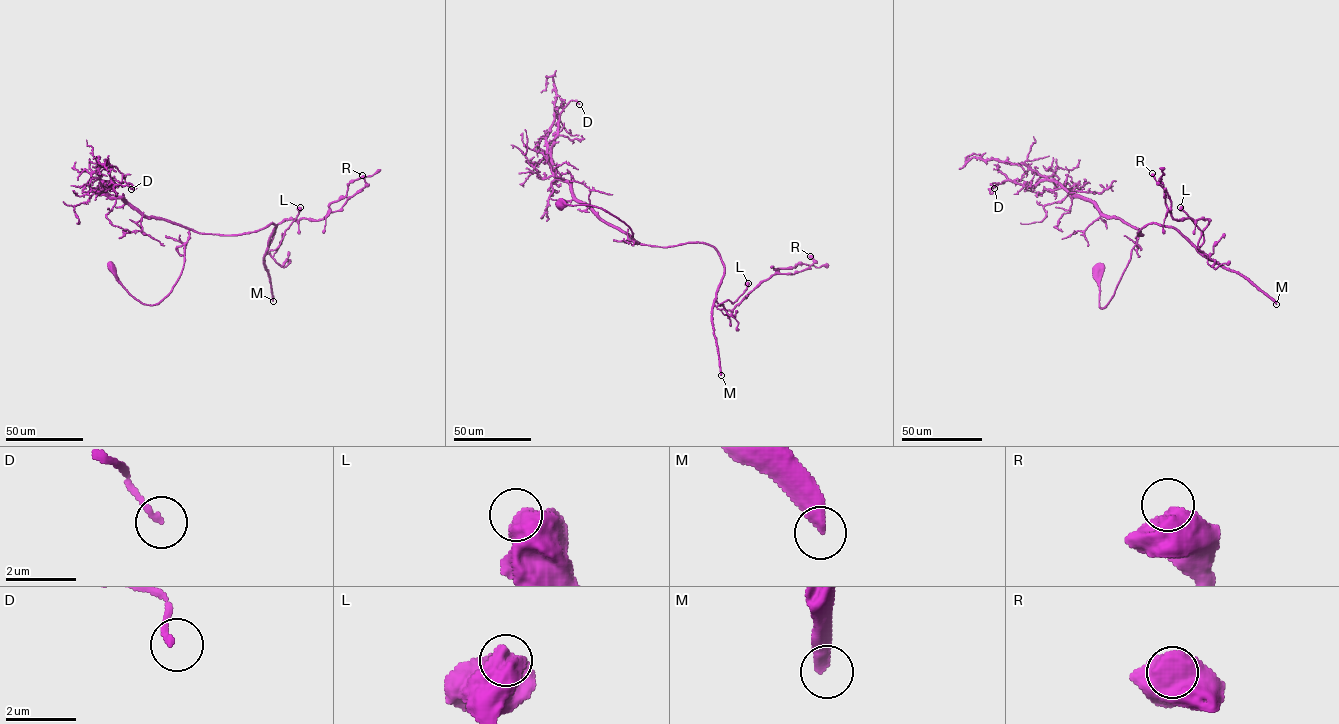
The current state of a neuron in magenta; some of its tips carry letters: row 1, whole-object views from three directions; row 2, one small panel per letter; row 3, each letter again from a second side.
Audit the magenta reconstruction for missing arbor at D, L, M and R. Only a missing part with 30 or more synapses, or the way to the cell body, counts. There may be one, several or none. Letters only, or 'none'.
M

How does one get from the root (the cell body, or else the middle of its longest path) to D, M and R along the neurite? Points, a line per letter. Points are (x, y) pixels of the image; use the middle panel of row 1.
D: (559, 204), (601, 207), (623, 222), (637, 243), (604, 222), (554, 172), (559, 114), (571, 100), (579, 104)
M: (559, 204), (605, 210), (631, 229), (637, 243), (699, 242), (715, 248), (724, 269), (712, 314), (721, 375)
R: (559, 204), (605, 210), (637, 243), (712, 245), (726, 310), (810, 256)

